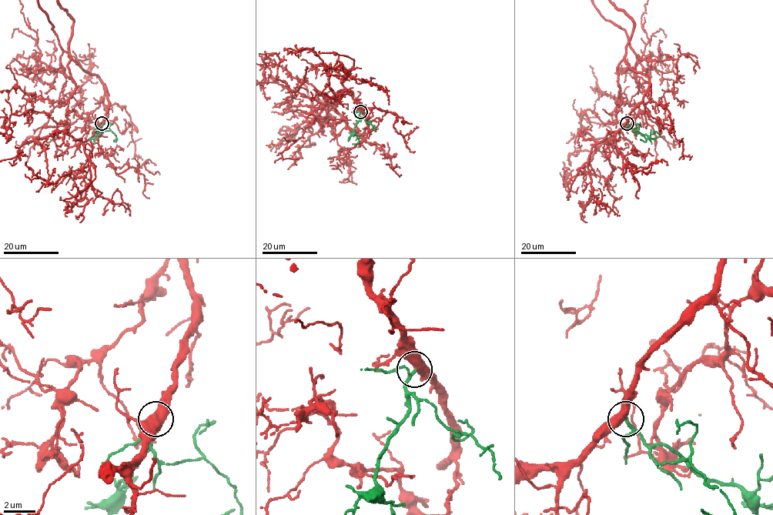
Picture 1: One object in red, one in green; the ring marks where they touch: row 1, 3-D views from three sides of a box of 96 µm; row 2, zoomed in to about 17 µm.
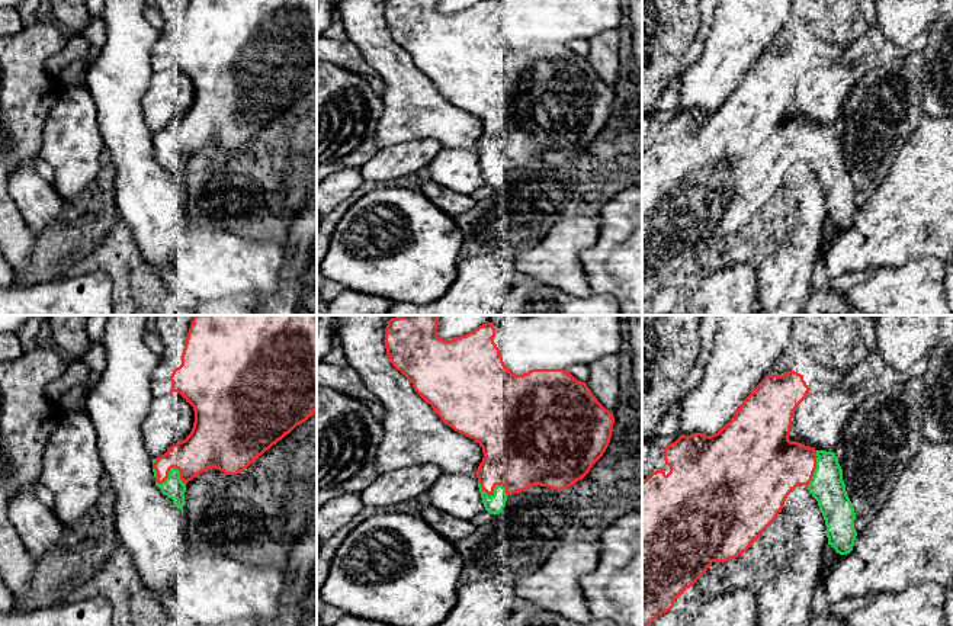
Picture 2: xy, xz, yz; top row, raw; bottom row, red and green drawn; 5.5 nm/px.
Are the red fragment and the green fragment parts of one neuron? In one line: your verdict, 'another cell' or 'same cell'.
same cell

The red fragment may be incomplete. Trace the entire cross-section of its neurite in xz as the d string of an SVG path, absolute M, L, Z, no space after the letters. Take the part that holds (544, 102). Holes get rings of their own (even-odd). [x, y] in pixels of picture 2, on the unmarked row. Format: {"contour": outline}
{"contour": "M386 0L384 17L392 41L413 58L414 65L431 80L442 96L482 122L484 132L476 144L478 163L485 184L495 190L506 182L508 170L535 160L561 166L583 154L606 126L615 92L597 76L585 57L577 55L565 44L513 48L506 42L494 12L494 0L479 0L452 15L440 13L437 0Z"}

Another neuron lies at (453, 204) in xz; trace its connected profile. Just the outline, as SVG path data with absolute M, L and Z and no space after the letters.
M430 179L421 184L420 193L453 218L475 206L475 200L471 196L455 193Z

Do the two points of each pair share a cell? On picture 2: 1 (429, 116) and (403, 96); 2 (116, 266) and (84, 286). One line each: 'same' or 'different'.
1: same
2: different

